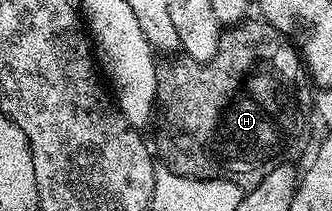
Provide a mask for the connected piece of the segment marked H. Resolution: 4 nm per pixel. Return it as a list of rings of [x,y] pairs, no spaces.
[[[252,17],[246,18],[244,21],[238,23],[236,26],[230,26],[228,30],[224,32],[221,36],[221,44],[219,45],[219,49],[215,53],[215,57],[211,57],[211,61],[207,61],[206,63],[200,63],[199,61],[195,61],[194,59],[190,59],[188,57],[180,57],[181,59],[173,59],[170,63],[162,62],[160,66],[157,68],[157,101],[155,104],[155,124],[157,123],[157,151],[156,154],[159,156],[161,154],[161,159],[166,163],[168,170],[172,172],[174,175],[186,175],[187,177],[191,177],[192,179],[226,179],[227,181],[231,181],[236,187],[242,189],[248,189],[254,187],[255,185],[259,185],[259,181],[263,181],[263,177],[267,177],[267,173],[271,173],[271,169],[275,169],[279,165],[283,165],[284,163],[290,162],[294,157],[293,154],[296,153],[297,150],[301,147],[301,142],[305,139],[305,130],[309,127],[309,111],[311,115],[311,91],[309,95],[309,87],[311,88],[311,80],[305,70],[305,64],[297,50],[296,47],[293,46],[292,42],[285,36],[283,33],[279,33],[279,29],[275,29],[271,24],[265,22],[264,19],[260,17]]]

